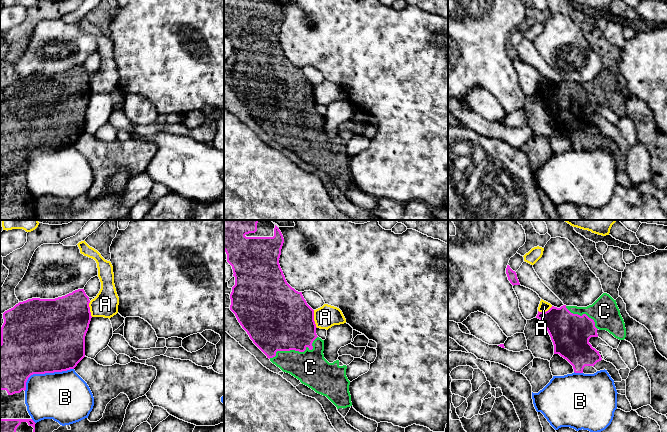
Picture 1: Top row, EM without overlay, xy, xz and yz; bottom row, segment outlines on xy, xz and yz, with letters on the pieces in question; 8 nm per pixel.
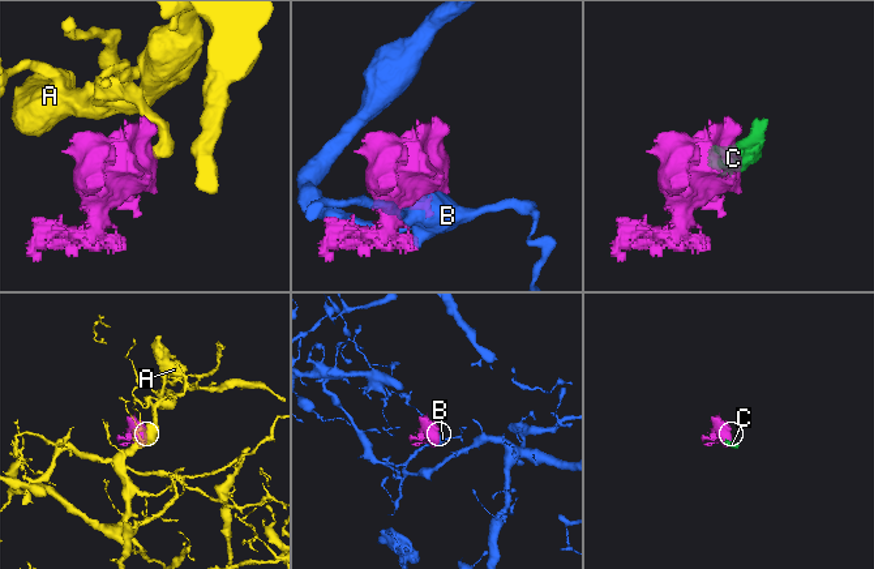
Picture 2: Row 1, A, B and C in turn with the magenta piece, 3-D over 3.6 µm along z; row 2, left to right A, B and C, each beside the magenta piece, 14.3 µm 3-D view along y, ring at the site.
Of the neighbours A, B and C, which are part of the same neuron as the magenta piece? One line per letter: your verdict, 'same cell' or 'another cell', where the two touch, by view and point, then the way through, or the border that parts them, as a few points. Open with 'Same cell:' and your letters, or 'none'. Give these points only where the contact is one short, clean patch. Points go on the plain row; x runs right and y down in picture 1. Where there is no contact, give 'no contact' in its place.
Same cell: C
A: another cell | xz (313, 95) | along xz (313, 86), (313, 96), (317, 103)
B: another cell | xy (44, 149)
C: same cell | xz (295, 126)

